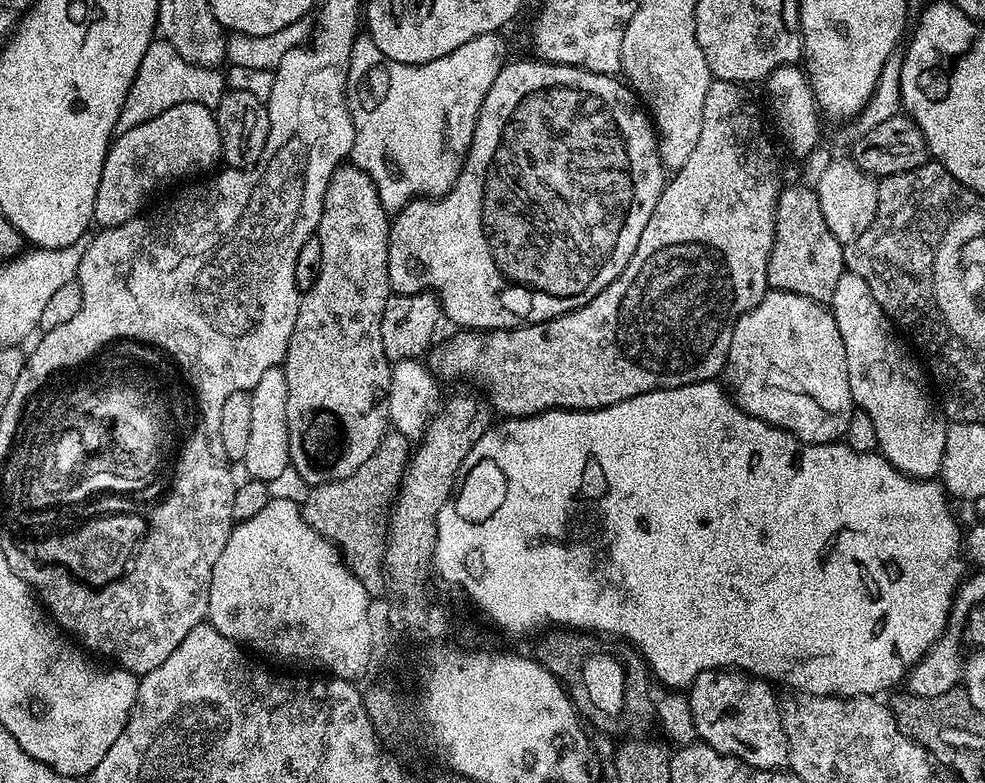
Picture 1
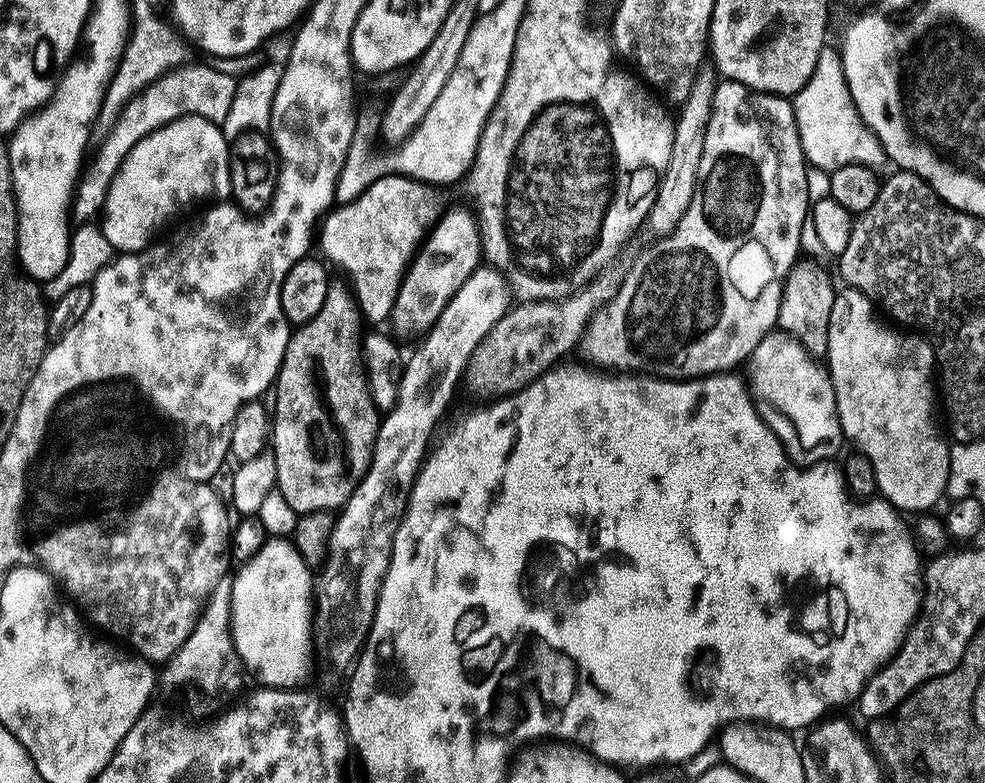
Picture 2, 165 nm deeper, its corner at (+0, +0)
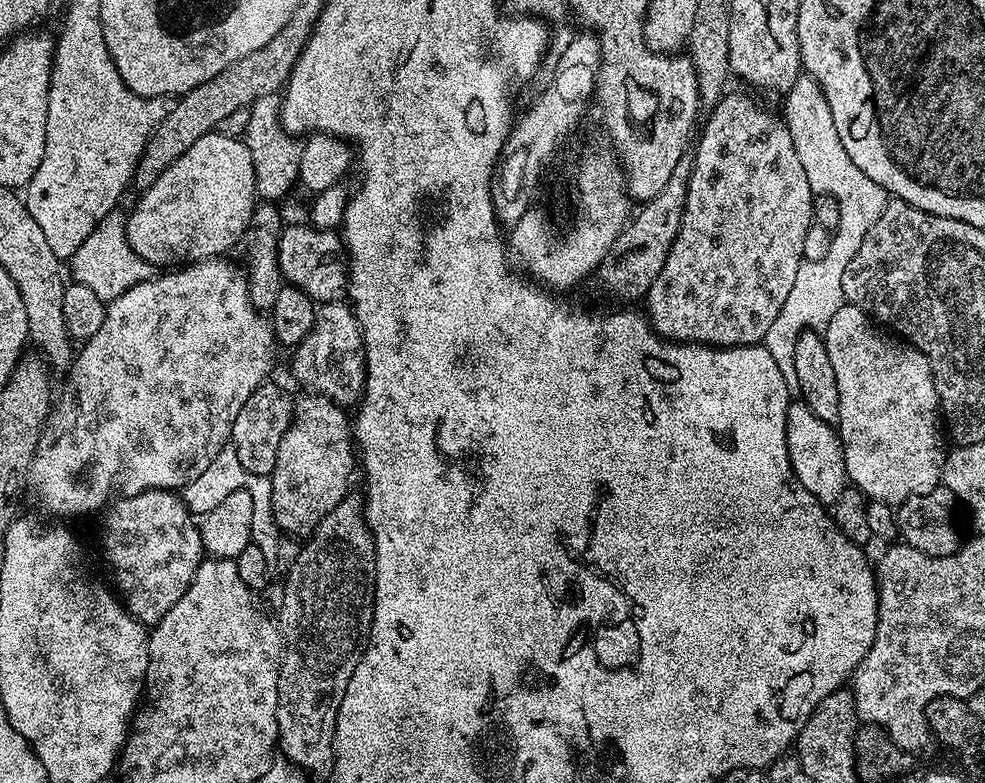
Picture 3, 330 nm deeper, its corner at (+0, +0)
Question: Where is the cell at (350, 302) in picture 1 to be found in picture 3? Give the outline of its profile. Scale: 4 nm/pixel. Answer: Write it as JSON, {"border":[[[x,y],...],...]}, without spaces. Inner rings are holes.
{"border":[[[304,394],[301,400],[295,401],[292,410],[292,425],[282,438],[282,446],[278,446],[278,458],[271,474],[272,481],[272,513],[281,533],[292,536],[311,537],[316,527],[349,495],[348,483],[352,480],[352,467],[357,467],[358,460],[354,455],[354,428],[343,407],[327,400],[324,396]]]}

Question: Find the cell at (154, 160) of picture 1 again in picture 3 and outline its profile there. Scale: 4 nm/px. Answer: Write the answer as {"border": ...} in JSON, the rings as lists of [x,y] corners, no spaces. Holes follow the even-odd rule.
{"border":[[[213,130],[205,134],[204,137],[198,138],[196,142],[184,154],[182,154],[174,163],[166,167],[166,170],[161,172],[161,176],[157,178],[152,186],[139,193],[140,201],[136,204],[136,209],[133,212],[127,213],[128,225],[126,226],[126,234],[130,246],[134,250],[134,254],[138,254],[138,258],[142,258],[147,264],[159,266],[159,264],[168,264],[164,266],[187,266],[197,264],[200,260],[215,260],[228,254],[228,251],[235,246],[236,243],[245,239],[246,233],[249,230],[249,224],[252,220],[252,212],[255,211],[258,205],[258,195],[255,188],[255,168],[251,162],[250,150],[244,144],[243,139],[232,136],[227,136],[223,130]]]}

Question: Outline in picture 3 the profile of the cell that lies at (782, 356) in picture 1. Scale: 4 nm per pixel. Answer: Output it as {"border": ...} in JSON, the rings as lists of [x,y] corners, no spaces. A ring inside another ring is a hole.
{"border":[[[803,402],[788,405],[788,415],[784,417],[784,447],[788,450],[792,474],[802,487],[814,494],[819,504],[835,504],[838,494],[846,486],[848,471],[844,465],[844,448],[840,445],[837,429],[822,422]]]}

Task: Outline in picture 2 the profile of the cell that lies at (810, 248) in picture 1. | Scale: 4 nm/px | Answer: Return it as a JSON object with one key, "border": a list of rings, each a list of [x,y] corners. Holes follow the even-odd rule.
{"border":[[[797,259],[796,265],[784,280],[779,327],[792,335],[811,356],[827,357],[830,338],[830,310],[834,310],[834,298],[838,291],[832,285],[832,276],[820,264],[812,260]]]}

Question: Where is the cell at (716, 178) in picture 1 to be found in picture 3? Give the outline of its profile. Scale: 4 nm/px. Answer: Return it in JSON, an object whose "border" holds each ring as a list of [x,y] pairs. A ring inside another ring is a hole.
{"border":[[[725,94],[716,107],[707,113],[708,121],[703,121],[702,131],[694,144],[694,155],[692,156],[692,178],[693,181],[700,180],[700,188],[693,187],[686,194],[686,206],[684,216],[680,219],[680,232],[672,243],[670,254],[654,282],[650,286],[646,297],[648,303],[647,319],[652,329],[668,342],[687,342],[701,346],[715,346],[718,348],[738,348],[741,346],[756,346],[763,341],[766,330],[774,318],[778,318],[778,310],[786,302],[790,289],[794,287],[794,274],[803,265],[805,259],[802,254],[802,242],[806,242],[806,230],[810,230],[813,224],[812,204],[814,193],[810,182],[806,182],[806,170],[802,170],[802,162],[798,162],[798,154],[794,150],[794,142],[790,138],[790,130],[781,119],[763,112],[748,96],[732,96]]]}

